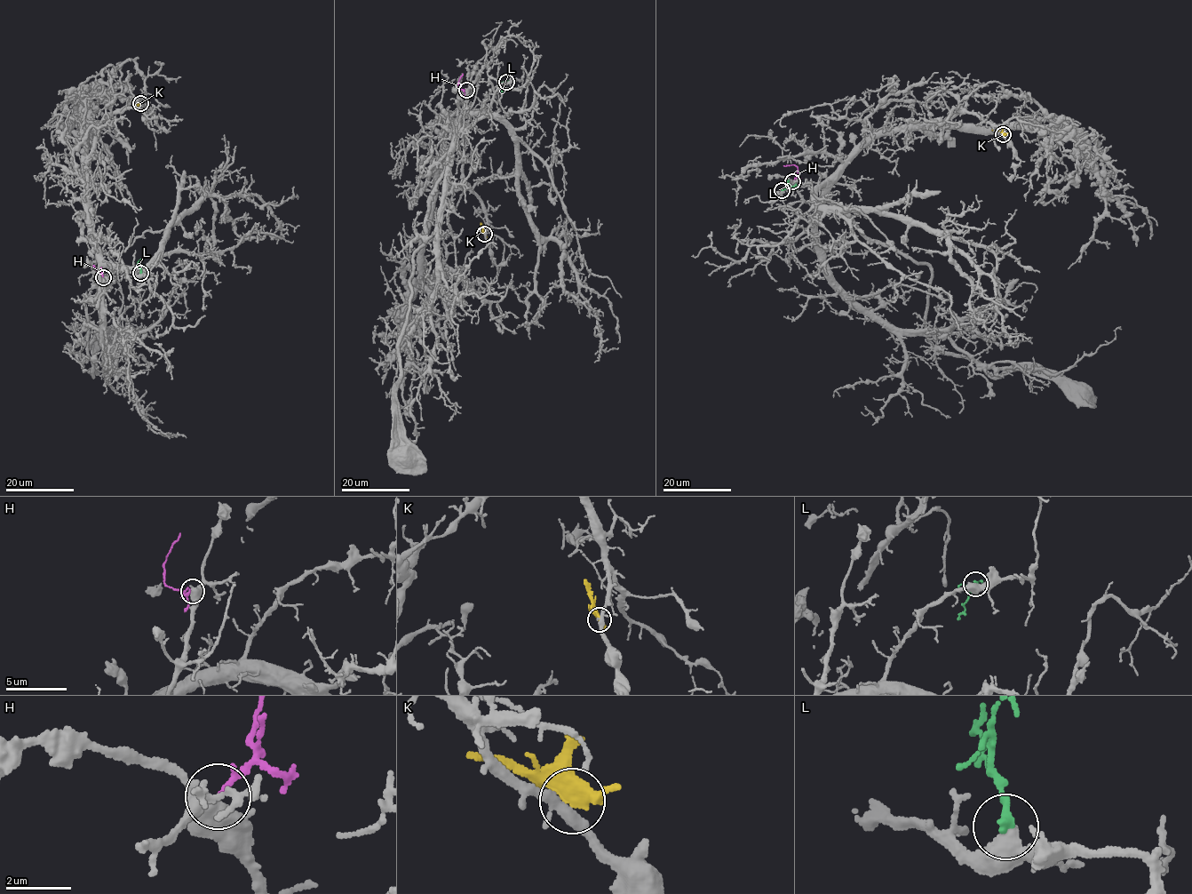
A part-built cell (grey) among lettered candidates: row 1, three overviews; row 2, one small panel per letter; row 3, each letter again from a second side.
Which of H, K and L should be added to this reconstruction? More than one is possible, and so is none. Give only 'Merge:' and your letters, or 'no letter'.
Merge: H

